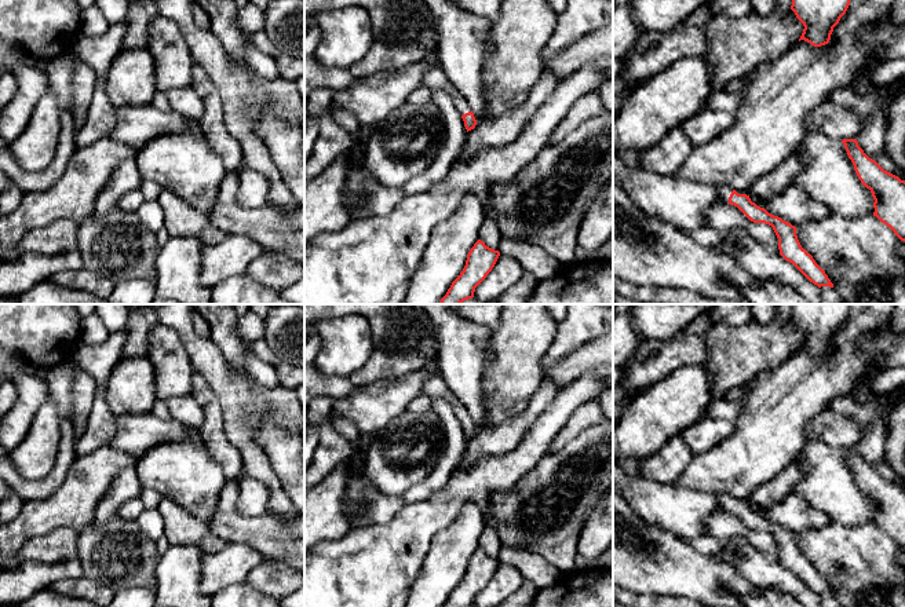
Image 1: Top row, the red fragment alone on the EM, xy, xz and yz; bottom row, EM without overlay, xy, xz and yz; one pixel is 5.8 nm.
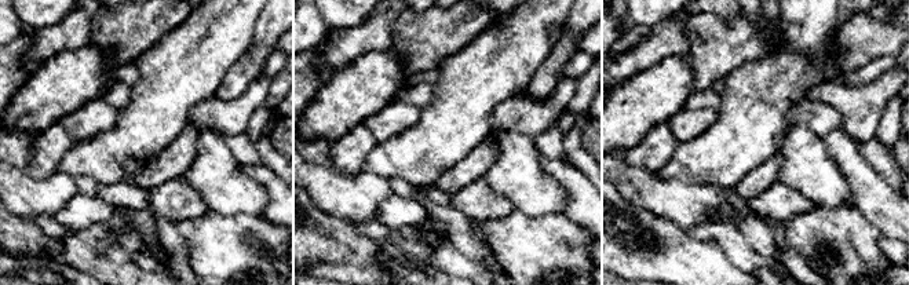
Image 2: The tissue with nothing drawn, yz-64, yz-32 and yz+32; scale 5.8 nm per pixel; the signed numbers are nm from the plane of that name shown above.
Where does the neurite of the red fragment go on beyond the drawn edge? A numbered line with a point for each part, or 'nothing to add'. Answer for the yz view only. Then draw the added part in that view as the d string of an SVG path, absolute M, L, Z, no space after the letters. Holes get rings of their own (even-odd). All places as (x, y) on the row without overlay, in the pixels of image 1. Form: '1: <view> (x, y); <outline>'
1: yz (723, 500); M716 494L715 496L718 504L725 509L725 511L729 511L729 505L731 502L731 497L730 496L726 496L726 494Z

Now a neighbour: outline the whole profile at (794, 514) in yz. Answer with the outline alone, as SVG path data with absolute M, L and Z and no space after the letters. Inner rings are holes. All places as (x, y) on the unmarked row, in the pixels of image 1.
M793 493L767 509L763 516L795 535L804 530L824 527L831 522L825 512Z

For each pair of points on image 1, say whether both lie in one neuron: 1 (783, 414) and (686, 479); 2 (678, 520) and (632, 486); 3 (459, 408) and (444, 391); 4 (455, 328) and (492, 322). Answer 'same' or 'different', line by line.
1: same
2: same
3: same
4: different

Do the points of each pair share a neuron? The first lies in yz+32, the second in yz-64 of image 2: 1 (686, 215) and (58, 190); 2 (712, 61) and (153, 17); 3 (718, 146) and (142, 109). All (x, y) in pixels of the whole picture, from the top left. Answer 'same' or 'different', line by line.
1: same
2: same
3: same

